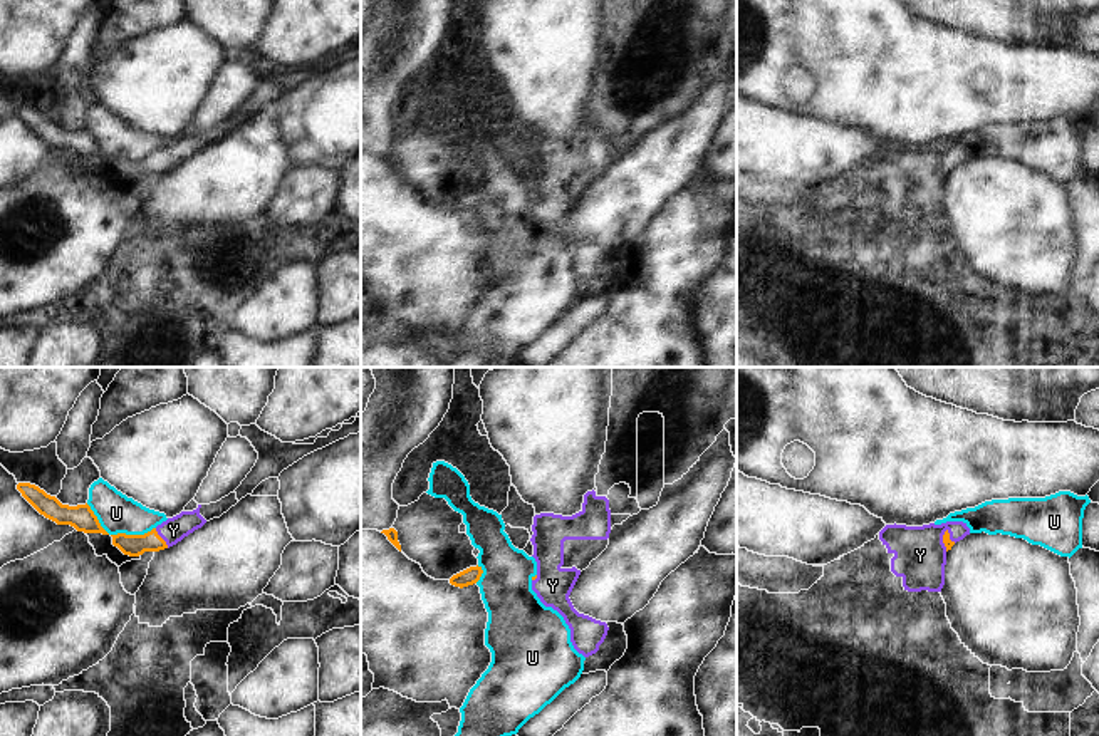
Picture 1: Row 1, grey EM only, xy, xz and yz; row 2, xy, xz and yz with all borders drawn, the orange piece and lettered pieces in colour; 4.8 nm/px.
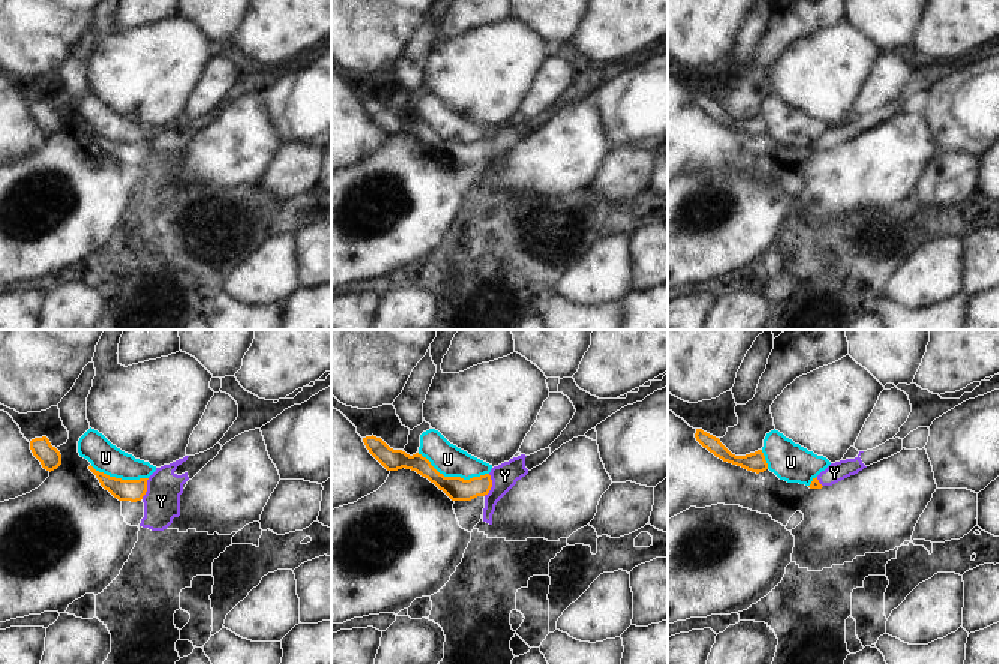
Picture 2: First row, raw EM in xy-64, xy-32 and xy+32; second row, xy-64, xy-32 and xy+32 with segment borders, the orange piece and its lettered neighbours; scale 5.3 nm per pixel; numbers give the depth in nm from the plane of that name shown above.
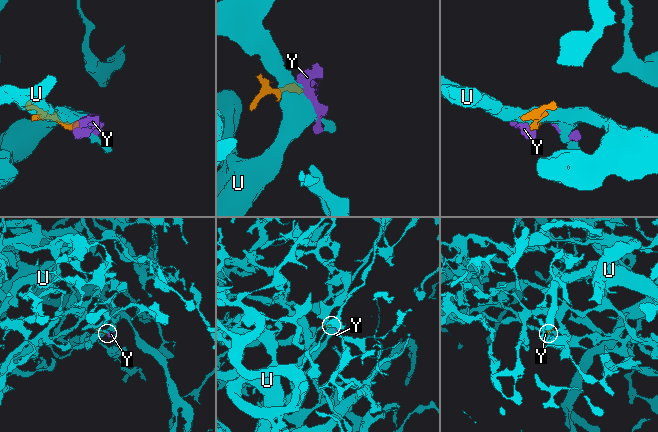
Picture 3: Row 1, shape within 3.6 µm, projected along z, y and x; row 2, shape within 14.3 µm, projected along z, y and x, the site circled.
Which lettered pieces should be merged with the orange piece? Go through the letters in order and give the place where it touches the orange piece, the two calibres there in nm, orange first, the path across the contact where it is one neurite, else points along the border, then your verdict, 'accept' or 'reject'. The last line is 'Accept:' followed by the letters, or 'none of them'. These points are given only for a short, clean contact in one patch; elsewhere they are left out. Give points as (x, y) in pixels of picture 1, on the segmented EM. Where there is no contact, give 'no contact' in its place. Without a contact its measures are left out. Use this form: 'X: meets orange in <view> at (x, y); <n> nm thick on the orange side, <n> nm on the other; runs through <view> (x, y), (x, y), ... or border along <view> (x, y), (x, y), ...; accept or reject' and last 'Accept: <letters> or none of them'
U: meets orange in xy at (118, 533); 110 nm thick on the orange side, 190 nm on the other; border along xy (86, 503), (109, 533), (146, 533), (155, 528); reject
Y: meets orange in xy at (161, 539); 110 nm thick on the orange side, 120 nm on the other; runs through xy (133, 545), (161, 539), (173, 530); accept
Accept: Y

